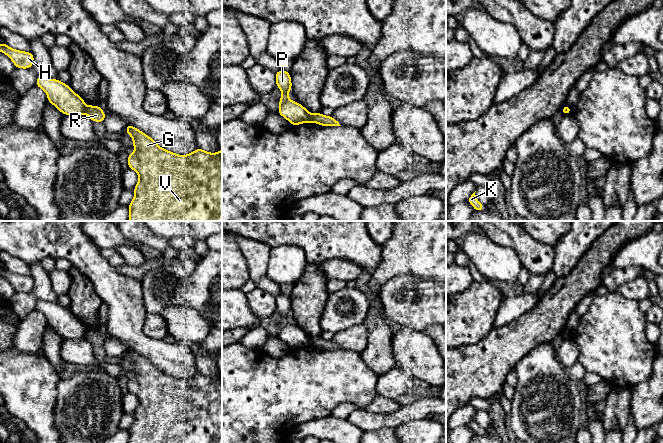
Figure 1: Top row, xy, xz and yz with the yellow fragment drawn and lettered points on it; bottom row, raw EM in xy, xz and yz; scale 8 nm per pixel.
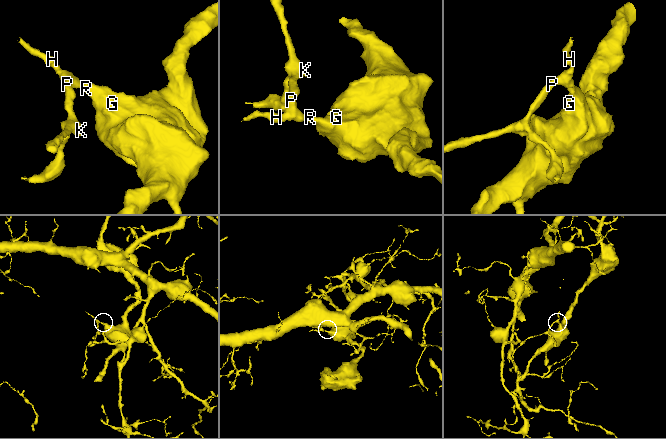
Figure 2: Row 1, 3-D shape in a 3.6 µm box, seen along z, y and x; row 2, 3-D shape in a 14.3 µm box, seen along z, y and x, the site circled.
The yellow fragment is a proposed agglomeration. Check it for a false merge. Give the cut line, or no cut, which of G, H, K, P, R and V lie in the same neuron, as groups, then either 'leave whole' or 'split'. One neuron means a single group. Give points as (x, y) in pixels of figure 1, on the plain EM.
cut in xz along (309, 337), (310, 345); G R V / H K P; split

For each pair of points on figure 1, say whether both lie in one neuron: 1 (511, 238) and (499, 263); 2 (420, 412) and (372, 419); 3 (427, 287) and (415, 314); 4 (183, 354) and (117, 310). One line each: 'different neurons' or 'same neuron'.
1: different neurons
2: same neuron
3: same neuron
4: same neuron

